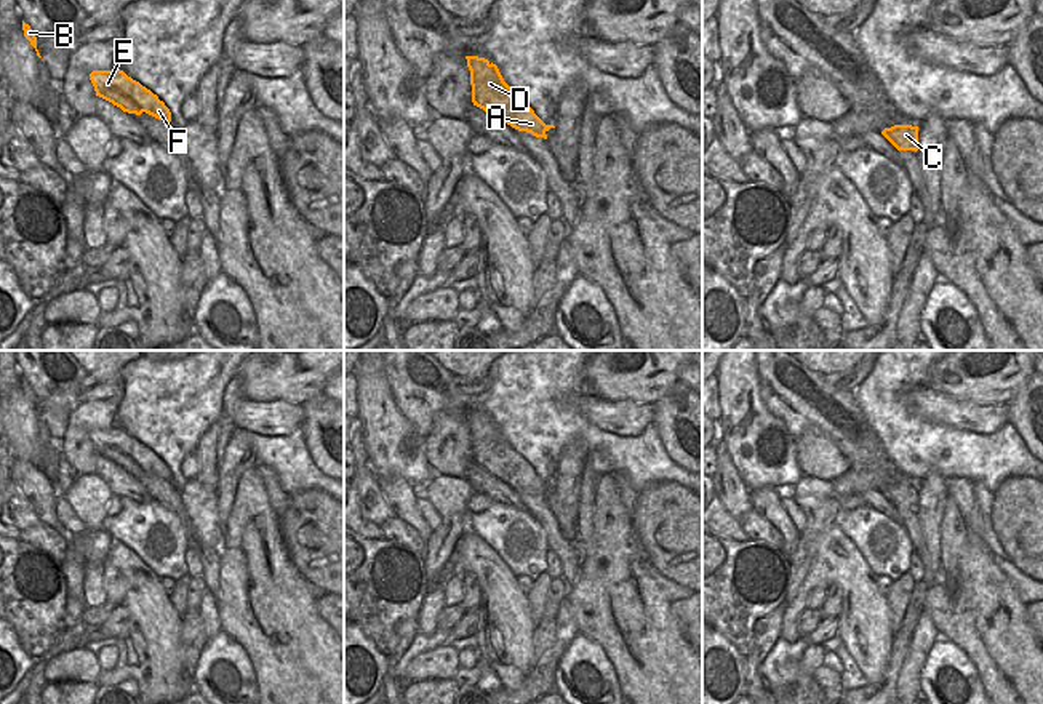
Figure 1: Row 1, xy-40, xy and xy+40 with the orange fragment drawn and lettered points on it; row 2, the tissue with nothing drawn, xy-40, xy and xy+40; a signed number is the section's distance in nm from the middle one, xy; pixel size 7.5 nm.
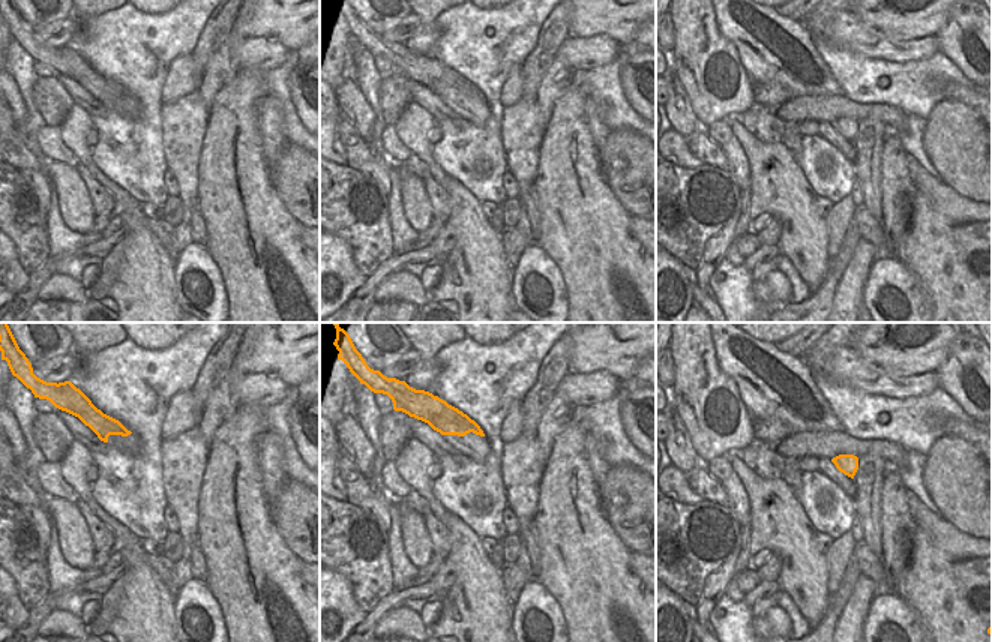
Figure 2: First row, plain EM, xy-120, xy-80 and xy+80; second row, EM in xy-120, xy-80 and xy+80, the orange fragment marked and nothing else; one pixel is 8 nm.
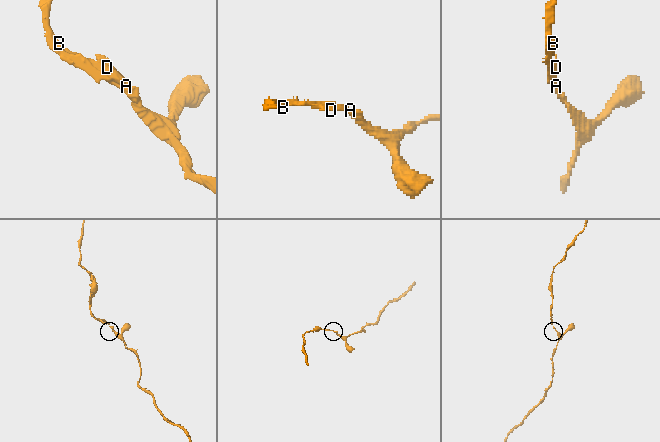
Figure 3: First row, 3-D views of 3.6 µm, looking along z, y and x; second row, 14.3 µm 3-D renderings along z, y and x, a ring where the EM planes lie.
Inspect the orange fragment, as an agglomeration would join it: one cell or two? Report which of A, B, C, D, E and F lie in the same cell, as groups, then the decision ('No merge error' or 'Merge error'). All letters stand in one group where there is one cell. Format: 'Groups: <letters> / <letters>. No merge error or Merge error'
Groups: A B C D E F. No merge error

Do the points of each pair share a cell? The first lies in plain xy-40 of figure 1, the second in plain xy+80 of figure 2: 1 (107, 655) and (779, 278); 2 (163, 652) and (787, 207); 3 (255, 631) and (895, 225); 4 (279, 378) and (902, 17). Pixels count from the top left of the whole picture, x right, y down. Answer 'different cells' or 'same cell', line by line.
1: same cell
2: same cell
3: different cells
4: same cell

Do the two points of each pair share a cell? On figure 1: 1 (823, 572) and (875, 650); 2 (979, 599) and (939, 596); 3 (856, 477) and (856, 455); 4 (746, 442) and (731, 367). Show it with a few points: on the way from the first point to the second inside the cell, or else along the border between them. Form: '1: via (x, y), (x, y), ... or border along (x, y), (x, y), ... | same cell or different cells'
1: via (845, 583), (861, 599), (864, 628) | same cell
2: via (970, 607), (949, 605) | same cell
3: border along (888, 460), (883, 463), (855, 464), (850, 469) | different cells
4: via (738, 423), (735, 386) | same cell

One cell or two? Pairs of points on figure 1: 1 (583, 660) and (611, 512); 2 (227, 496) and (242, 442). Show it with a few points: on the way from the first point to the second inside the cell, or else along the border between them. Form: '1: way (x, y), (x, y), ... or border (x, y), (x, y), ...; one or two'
1: border (579, 631), (602, 648), (613, 666); two
2: way (227, 484), (239, 455); one

